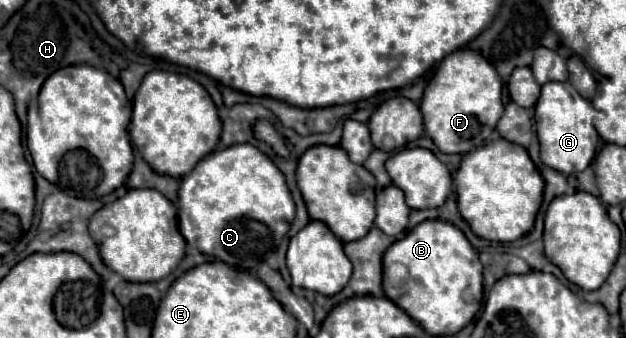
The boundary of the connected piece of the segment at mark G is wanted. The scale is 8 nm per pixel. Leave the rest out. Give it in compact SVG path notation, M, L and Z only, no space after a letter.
M570 82L544 84L542 94L536 102L536 134L540 142L540 160L562 174L582 172L584 168L588 168L598 144L598 134L592 124L594 118L596 108L590 100L582 98Z

